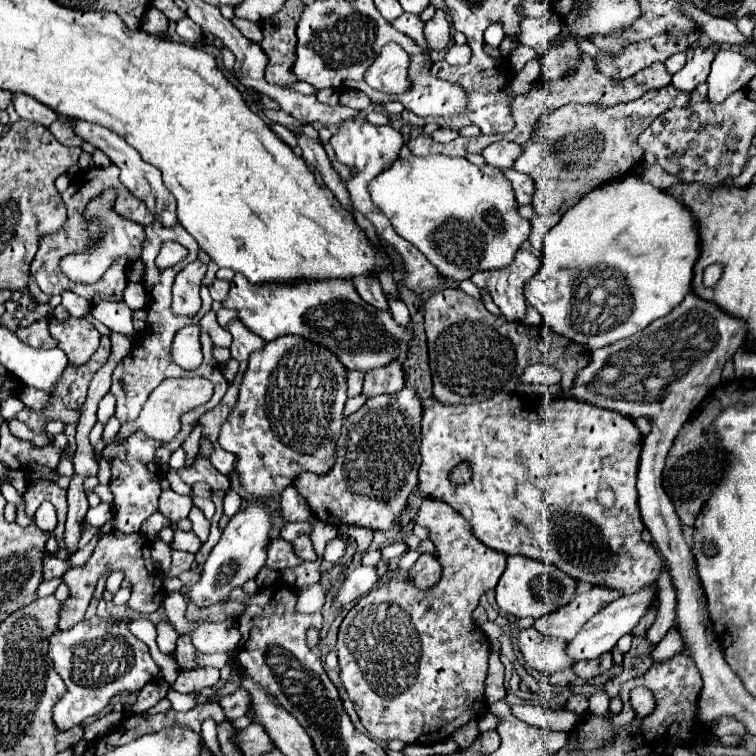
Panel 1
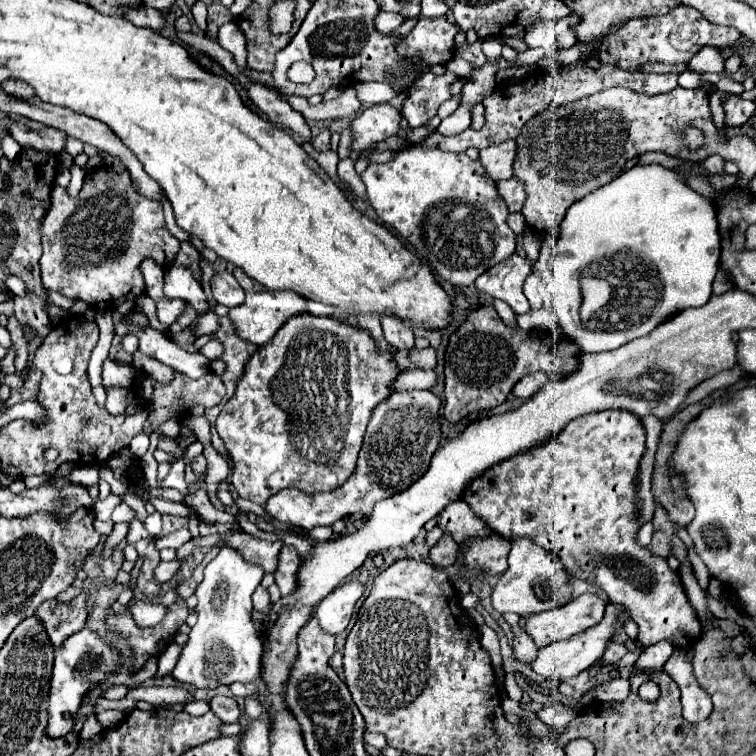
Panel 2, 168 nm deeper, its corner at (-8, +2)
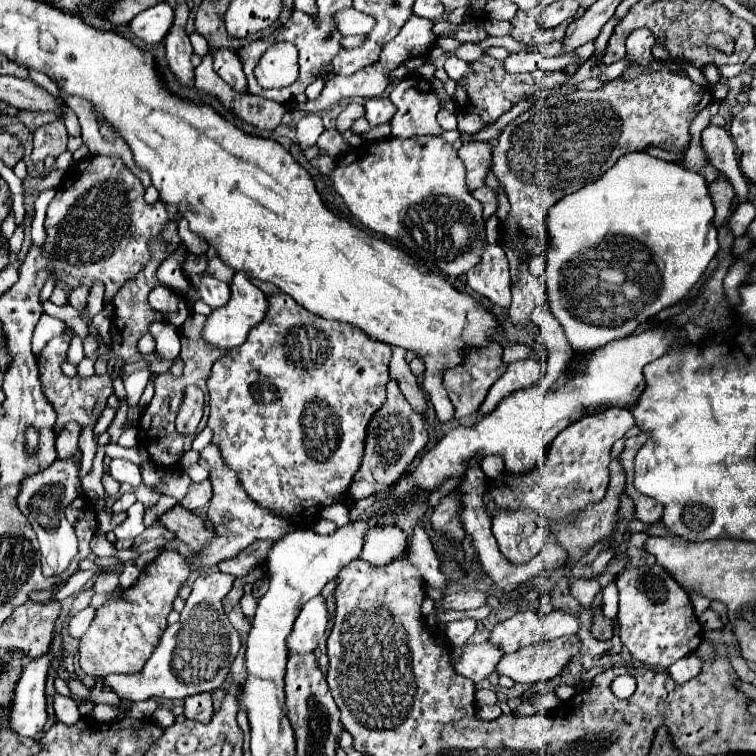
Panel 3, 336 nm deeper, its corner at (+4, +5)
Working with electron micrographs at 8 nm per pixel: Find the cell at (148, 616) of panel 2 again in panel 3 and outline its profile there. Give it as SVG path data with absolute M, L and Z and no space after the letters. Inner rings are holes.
M86 607L84 611L76 613L72 619L70 619L70 627L68 627L68 633L72 637L82 637L86 633L86 629L90 627L92 623L92 617L94 617L94 607Z

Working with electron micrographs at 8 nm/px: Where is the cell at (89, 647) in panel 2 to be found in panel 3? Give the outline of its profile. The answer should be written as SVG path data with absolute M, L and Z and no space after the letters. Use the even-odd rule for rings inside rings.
M44 653L24 667L16 697L12 703L12 729L22 737L36 737L48 719L46 713L46 677L52 653Z

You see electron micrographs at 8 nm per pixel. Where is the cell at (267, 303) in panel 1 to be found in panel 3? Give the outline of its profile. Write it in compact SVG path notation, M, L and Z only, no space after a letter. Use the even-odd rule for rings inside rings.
M234 273L230 289L232 289L230 301L224 307L220 307L208 315L208 321L202 331L202 337L210 345L220 347L220 349L234 349L234 347L242 345L246 341L250 329L256 327L268 311L268 295L264 295L264 291L260 291L248 277L244 277L244 273Z

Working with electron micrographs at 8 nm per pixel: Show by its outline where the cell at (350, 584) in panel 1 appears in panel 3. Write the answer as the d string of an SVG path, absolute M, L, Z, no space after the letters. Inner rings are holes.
M316 595L312 601L308 601L288 637L288 649L290 653L310 653L316 649L318 641L324 637L324 631L328 627L328 607L326 599L322 595Z

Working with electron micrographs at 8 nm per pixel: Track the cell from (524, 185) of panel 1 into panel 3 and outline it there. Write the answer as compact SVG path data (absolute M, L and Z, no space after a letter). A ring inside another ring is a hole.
M480 187L480 189L476 189L472 195L482 203L482 207L484 207L482 213L484 213L486 219L496 213L496 209L498 209L498 193L496 193L494 189L490 189L490 187Z

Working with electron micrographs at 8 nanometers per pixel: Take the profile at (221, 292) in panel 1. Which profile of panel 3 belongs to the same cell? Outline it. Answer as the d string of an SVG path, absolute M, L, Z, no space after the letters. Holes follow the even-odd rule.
M208 273L200 279L198 291L200 291L200 299L206 305L210 305L212 309L218 309L218 307L226 305L228 303L228 297L230 297L230 285L218 281L216 277L212 277Z

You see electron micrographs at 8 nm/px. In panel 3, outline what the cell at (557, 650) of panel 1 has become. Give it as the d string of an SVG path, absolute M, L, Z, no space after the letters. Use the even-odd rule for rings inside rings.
M482 643L482 645L452 645L452 661L456 665L456 673L472 679L474 683L484 681L490 673L496 671L496 665L504 657L504 651L496 643Z

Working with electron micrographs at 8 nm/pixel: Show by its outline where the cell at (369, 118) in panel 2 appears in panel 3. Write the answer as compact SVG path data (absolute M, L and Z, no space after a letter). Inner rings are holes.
M378 97L378 99L368 99L366 101L366 121L370 127L378 127L386 121L392 119L392 115L396 113L396 107L392 105L392 101L388 101L388 97Z

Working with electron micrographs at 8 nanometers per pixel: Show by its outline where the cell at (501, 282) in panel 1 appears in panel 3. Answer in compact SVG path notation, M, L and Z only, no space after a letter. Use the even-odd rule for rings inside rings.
M488 245L482 261L466 273L466 281L494 305L510 307L510 269L502 245Z

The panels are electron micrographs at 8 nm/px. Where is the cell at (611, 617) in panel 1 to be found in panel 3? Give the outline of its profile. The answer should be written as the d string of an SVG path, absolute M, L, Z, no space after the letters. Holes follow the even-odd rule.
M564 635L552 641L526 645L504 655L496 671L500 675L508 675L516 683L540 683L554 679L564 671L580 647L582 641L578 635Z

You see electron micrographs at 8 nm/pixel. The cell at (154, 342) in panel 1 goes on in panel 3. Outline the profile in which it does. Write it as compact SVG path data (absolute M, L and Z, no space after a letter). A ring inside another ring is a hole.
M195 385L187 386L184 389L184 401L180 407L180 413L176 417L176 425L180 433L192 435L196 433L200 419L202 419L202 409L204 409L204 393Z

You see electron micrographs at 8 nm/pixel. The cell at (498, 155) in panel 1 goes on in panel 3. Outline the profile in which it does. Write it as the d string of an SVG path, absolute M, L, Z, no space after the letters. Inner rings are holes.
M482 141L464 143L460 147L458 155L466 167L468 189L474 191L474 189L486 185L486 177L492 167L492 143L482 143Z

